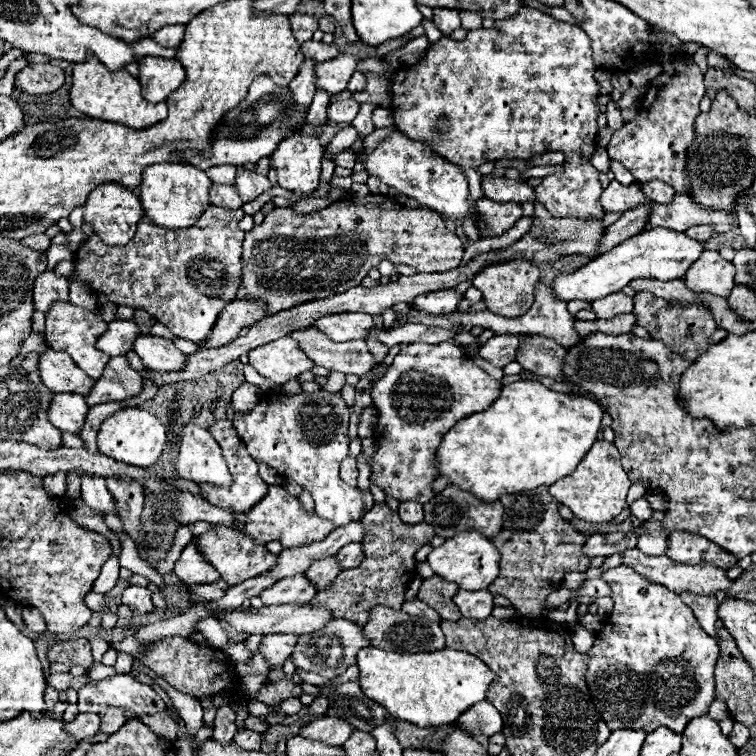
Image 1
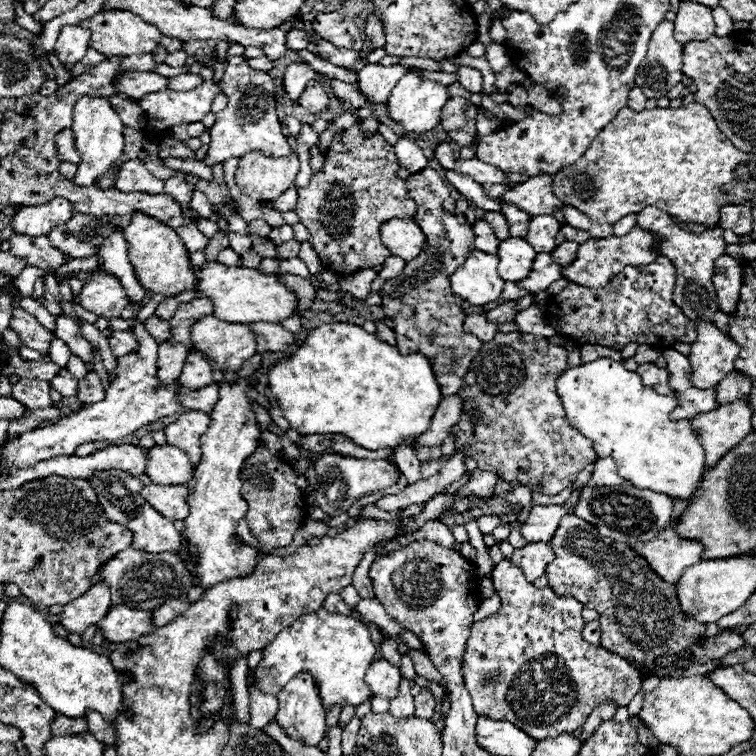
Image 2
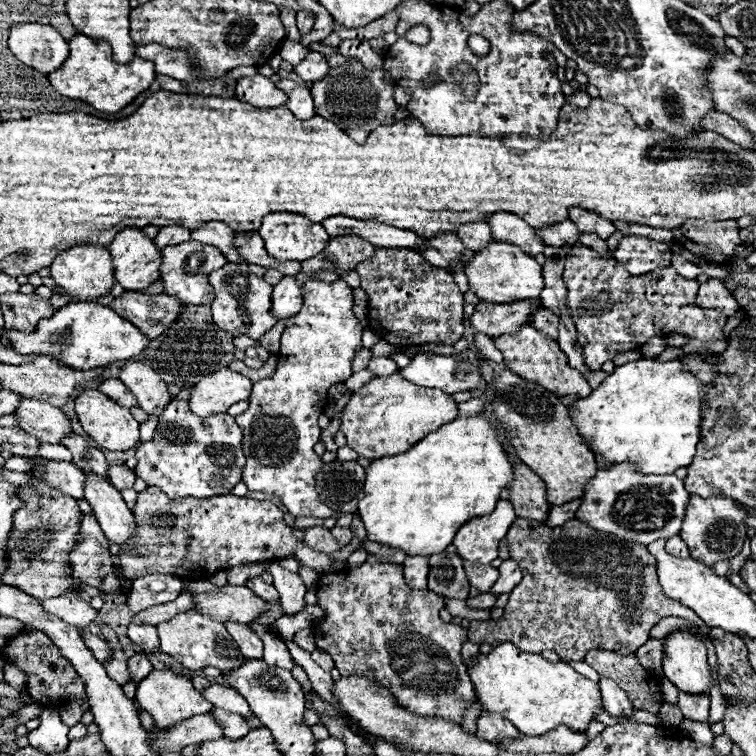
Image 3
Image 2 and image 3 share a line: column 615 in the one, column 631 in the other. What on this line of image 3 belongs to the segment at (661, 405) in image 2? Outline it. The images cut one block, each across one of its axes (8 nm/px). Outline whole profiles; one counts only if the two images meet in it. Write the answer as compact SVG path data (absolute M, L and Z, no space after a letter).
M640 358L616 366L614 372L596 388L590 396L580 398L570 410L570 418L576 424L580 436L586 440L592 452L602 454L608 462L636 462L642 474L672 474L680 466L692 462L692 450L702 440L702 406L708 398L706 384L692 372L682 370L680 360L660 362L656 358Z

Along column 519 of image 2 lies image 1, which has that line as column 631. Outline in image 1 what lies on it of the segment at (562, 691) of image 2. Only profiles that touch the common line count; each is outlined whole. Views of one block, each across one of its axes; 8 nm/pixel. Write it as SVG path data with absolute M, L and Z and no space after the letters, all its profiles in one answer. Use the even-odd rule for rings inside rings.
M626 564L606 570L602 578L612 586L614 610L610 618L606 618L602 632L596 634L594 646L588 652L590 658L586 682L596 710L612 730L644 728L646 732L654 732L658 726L666 726L680 734L688 720L704 716L714 700L714 666L718 660L718 644L700 628L694 612L680 600L680 594L670 592L662 584L650 582ZM670 678L674 678L676 686L670 690L660 690Z

